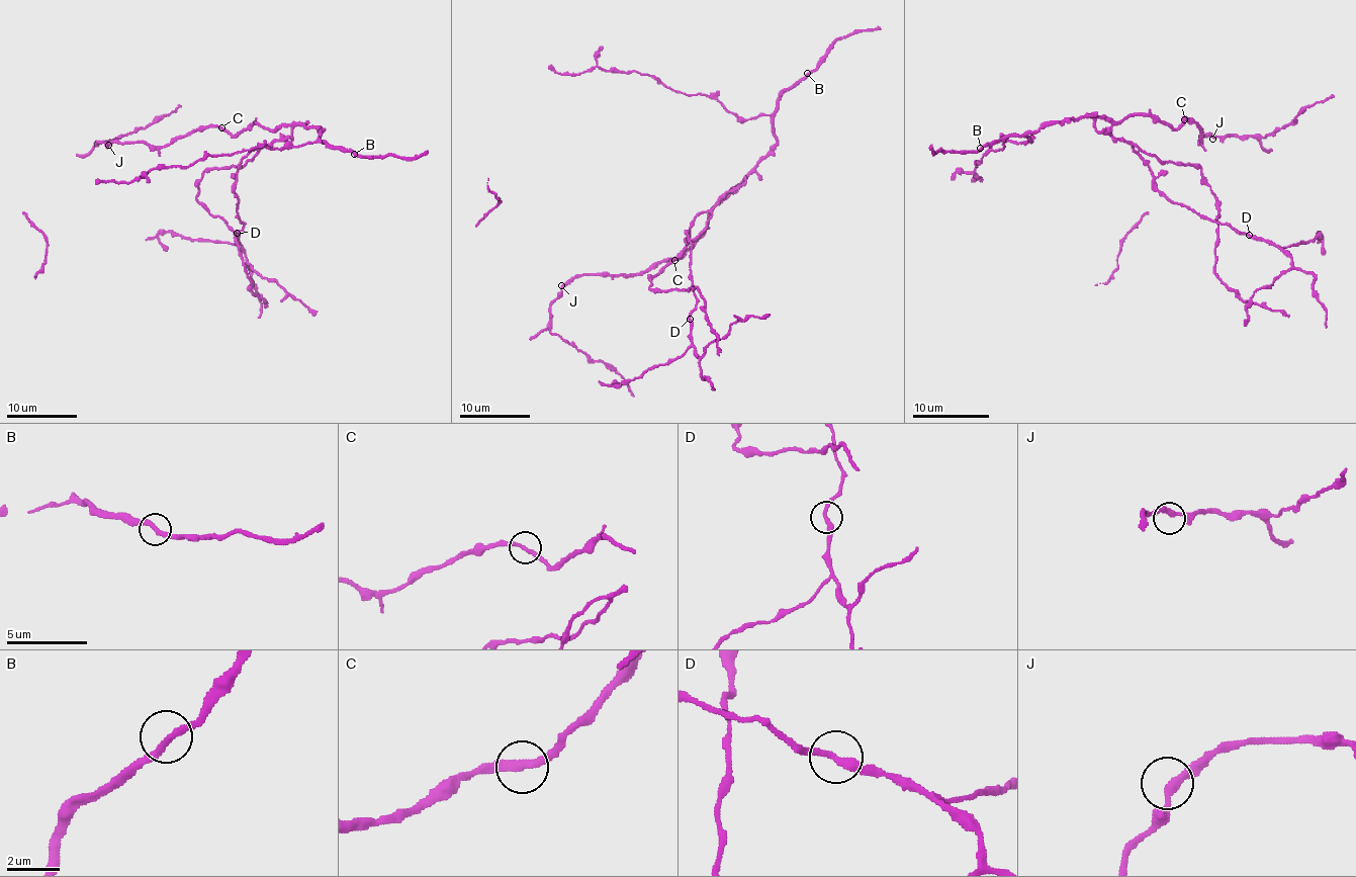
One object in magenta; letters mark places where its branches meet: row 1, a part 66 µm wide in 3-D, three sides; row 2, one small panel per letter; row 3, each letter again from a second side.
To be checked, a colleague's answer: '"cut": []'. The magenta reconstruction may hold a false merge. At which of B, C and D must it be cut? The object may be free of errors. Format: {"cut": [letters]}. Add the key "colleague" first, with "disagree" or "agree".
{"colleague": "agree", "cut": []}

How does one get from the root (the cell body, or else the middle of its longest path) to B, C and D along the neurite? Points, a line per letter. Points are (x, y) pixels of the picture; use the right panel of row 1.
B: (1124, 119), (1065, 119), (1042, 124), (1030, 133), (1007, 135), (999, 141), (986, 143), (980, 148)
C: (1124, 119), (1128, 115), (1155, 115), (1174, 128), (1184, 119)
D: (1124, 119), (1097, 117), (1095, 128), (1131, 143), (1150, 169), (1153, 184), (1172, 201), (1249, 235)

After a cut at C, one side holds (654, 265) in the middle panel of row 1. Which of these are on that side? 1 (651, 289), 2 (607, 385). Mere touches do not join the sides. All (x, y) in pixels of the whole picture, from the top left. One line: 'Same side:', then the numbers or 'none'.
Same side: none

